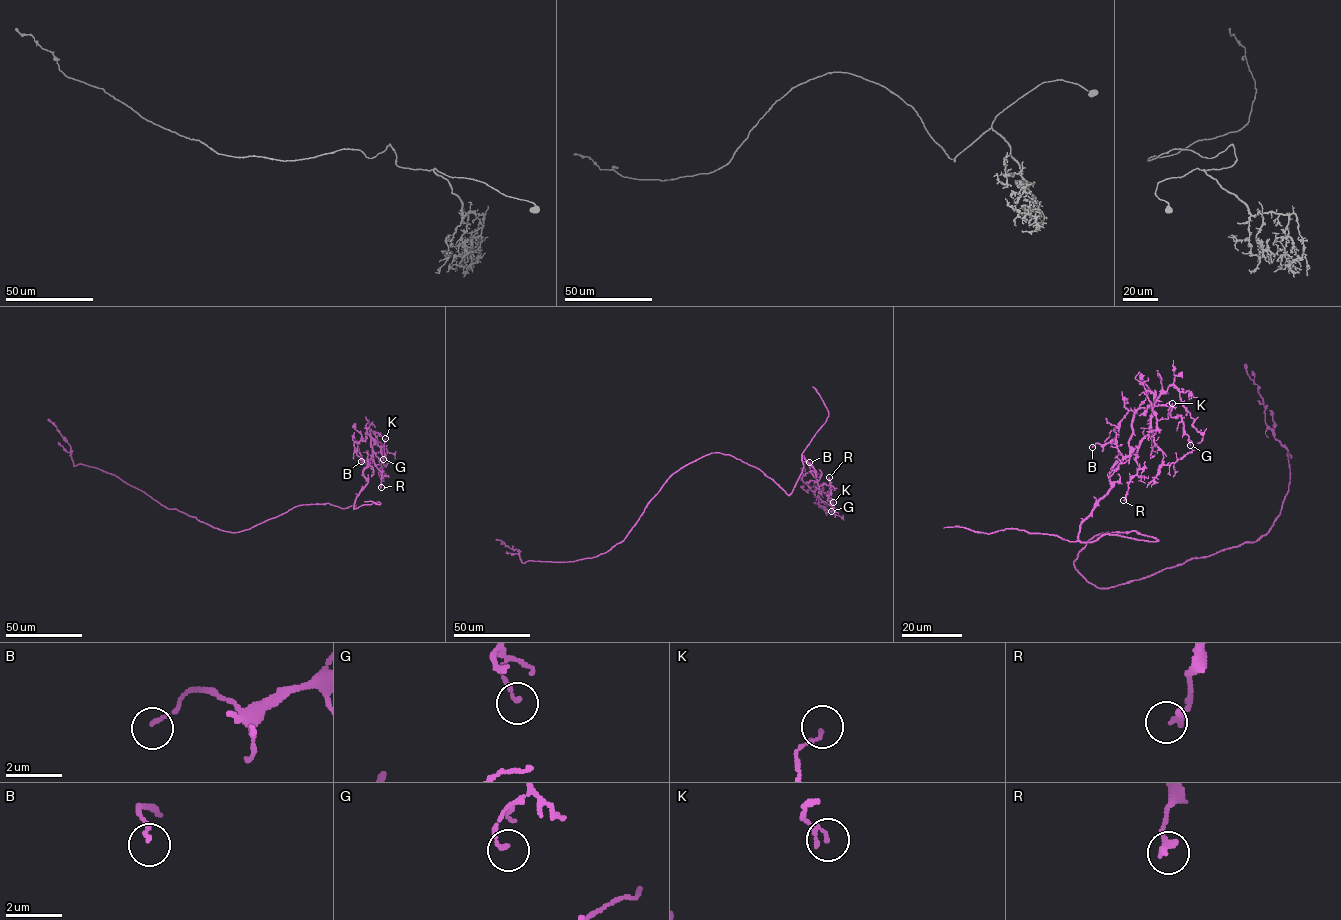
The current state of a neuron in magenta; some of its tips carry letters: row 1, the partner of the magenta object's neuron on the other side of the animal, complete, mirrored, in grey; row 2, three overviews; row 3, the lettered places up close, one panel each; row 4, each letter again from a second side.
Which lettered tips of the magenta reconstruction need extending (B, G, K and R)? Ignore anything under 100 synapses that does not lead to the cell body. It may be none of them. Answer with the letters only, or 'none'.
none

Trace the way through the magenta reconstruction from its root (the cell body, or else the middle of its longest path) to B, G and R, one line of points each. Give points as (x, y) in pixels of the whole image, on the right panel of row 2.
B: (1084, 577), (1074, 561), (1094, 536), (1157, 539), (1078, 539), (1129, 454), (1134, 412), (1092, 447)
G: (1084, 577), (1074, 561), (1094, 536), (1157, 539), (1078, 539), (1155, 405), (1180, 416), (1190, 445)
R: (1084, 577), (1074, 561), (1094, 536), (1157, 539), (1078, 539), (1112, 486), (1111, 469), (1140, 443), (1123, 500)

